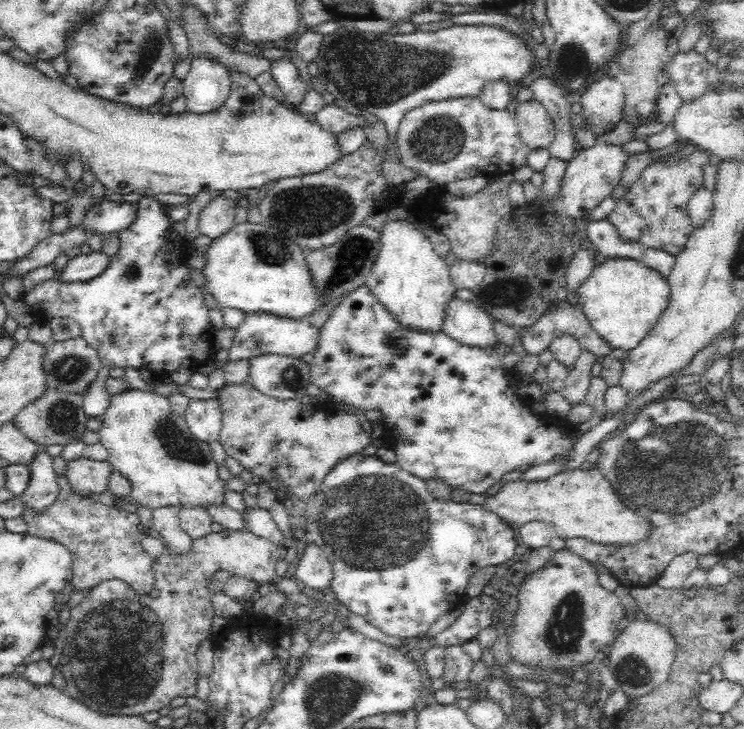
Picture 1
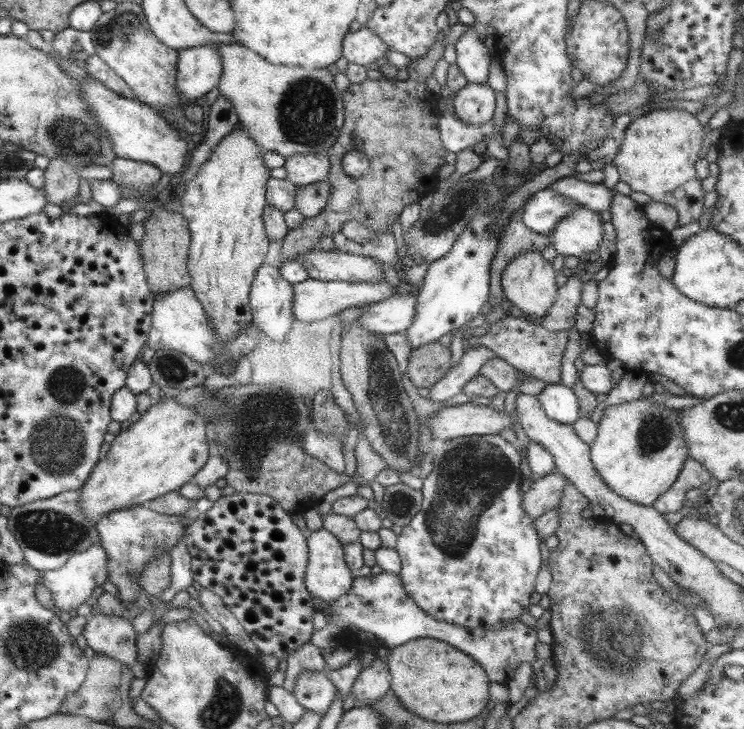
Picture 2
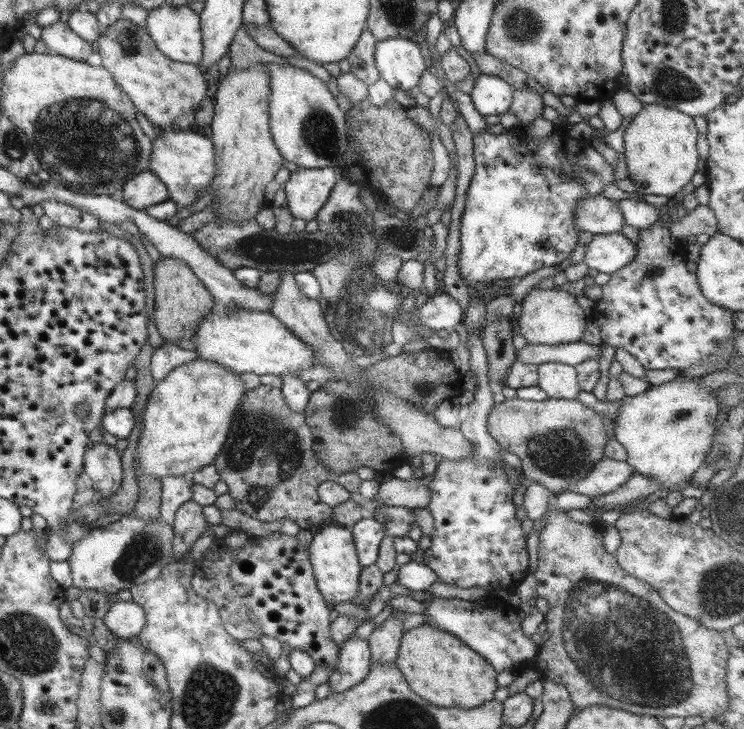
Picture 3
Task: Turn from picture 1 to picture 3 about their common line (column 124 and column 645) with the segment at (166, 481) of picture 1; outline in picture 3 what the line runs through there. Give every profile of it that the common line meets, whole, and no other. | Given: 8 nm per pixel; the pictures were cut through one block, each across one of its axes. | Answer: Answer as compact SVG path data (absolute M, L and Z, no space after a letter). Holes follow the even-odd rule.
M675 377L656 387L649 386L645 392L635 396L624 395L612 403L613 436L625 451L625 463L631 471L653 482L663 489L680 489L688 483L701 466L711 448L715 432L715 416L719 411L711 388L701 386L698 378Z

